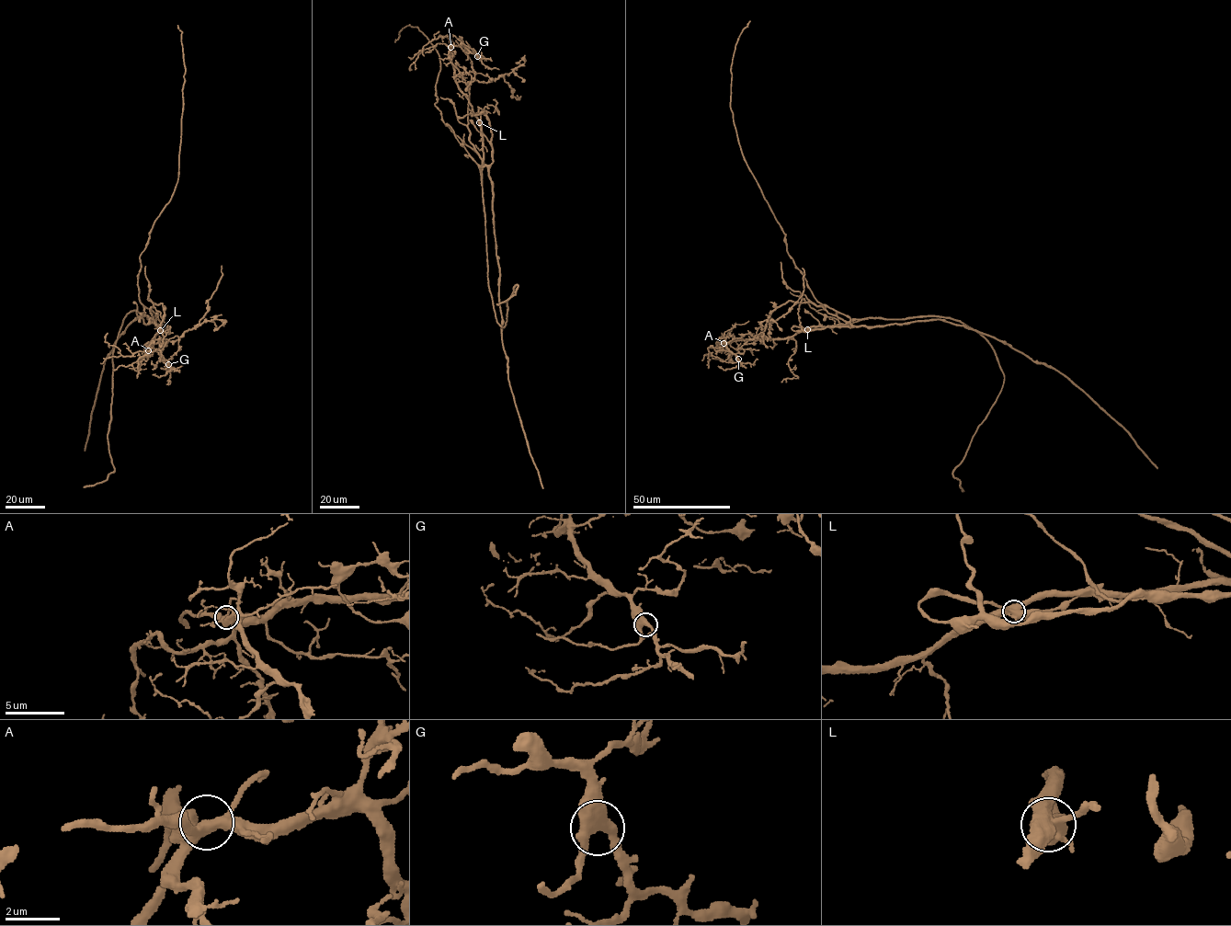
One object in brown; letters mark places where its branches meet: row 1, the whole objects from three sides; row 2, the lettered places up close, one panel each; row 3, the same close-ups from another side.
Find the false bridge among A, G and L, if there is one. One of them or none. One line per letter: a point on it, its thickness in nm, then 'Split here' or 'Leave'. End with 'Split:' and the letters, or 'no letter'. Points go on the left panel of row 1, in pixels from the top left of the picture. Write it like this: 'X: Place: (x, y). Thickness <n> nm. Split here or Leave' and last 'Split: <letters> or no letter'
A: Place: (148, 350). Thickness 440 nm. Leave
G: Place: (168, 364). Thickness 420 nm. Leave
L: Place: (160, 330). Thickness 600 nm. Split here
Split: L

